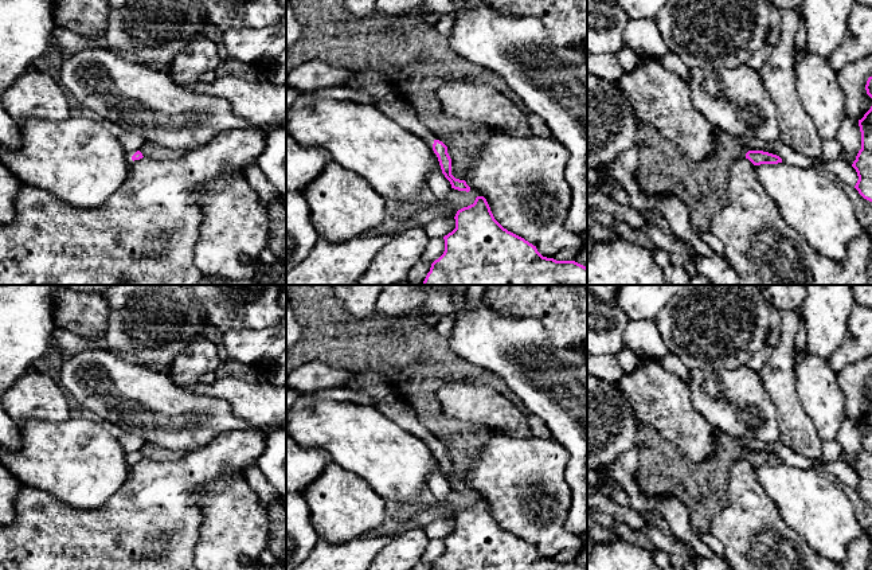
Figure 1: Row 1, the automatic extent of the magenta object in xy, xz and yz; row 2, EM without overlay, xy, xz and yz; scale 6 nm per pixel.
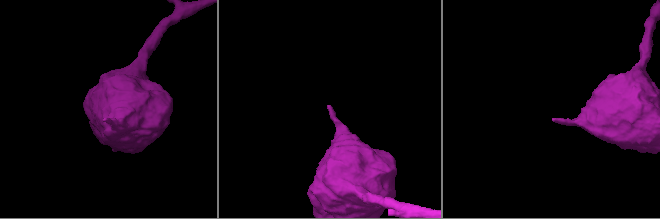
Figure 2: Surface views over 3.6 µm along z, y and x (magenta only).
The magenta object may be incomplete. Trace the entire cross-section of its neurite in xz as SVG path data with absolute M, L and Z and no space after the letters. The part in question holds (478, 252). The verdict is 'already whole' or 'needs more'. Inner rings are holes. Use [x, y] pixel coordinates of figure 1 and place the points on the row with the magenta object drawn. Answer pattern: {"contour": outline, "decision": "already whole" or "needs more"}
{"contour": "M484 196L457 211L455 229L443 237L445 251L422 285L587 285L587 268L543 257L536 246L504 229Z", "decision": "already whole"}

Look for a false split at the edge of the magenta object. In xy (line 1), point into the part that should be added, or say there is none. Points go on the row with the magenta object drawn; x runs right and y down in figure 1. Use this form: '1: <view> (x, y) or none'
1: none

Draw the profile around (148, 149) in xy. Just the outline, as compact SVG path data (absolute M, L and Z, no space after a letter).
M149 141L144 142L140 152L142 153L144 157L149 159L175 159L175 152L160 149L157 145Z

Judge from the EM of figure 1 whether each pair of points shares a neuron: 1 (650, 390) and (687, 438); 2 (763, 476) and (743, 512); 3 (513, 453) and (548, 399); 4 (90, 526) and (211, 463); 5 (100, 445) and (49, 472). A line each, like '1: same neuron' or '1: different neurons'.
1: same neuron
2: different neurons
3: different neurons
4: same neuron
5: same neuron

